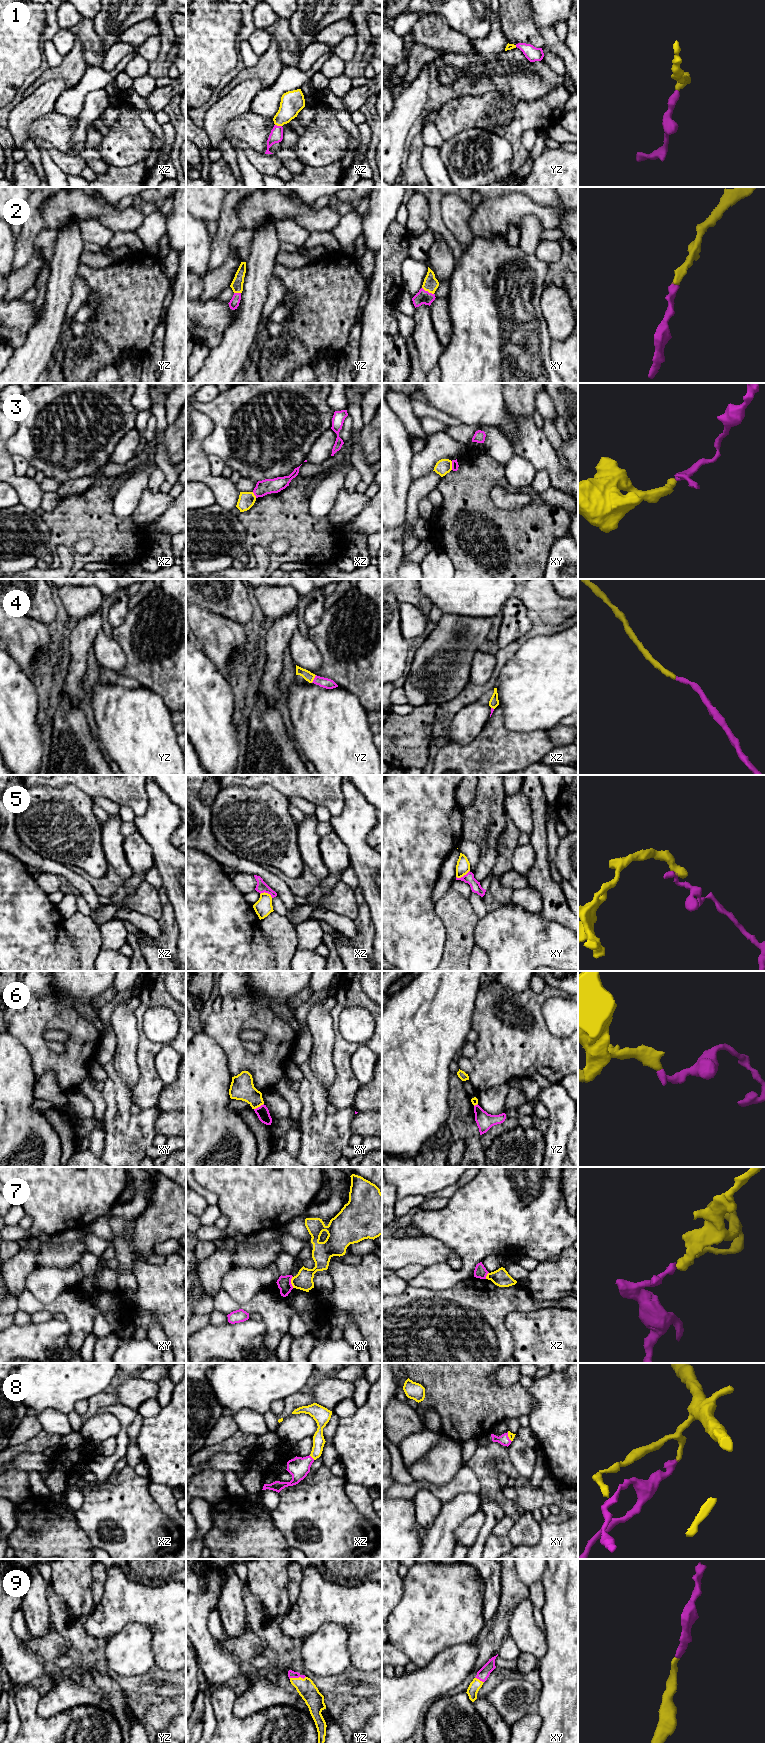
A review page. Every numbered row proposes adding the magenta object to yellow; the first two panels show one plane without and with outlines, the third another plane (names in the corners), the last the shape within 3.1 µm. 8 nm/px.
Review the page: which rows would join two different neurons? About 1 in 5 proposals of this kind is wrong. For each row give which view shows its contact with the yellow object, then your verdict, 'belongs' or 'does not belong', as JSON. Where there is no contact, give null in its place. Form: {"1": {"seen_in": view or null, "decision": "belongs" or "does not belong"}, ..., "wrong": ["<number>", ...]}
{"1": {"seen_in": "xz", "decision": "belongs"}, "2": {"seen_in": "xy", "decision": "belongs"}, "3": {"seen_in": "xy", "decision": "does not belong"}, "4": {"seen_in": "yz", "decision": "belongs"}, "5": {"seen_in": "xy", "decision": "does not belong"}, "6": {"seen_in": "xy", "decision": "does not belong"}, "7": {"seen_in": "xy", "decision": "does not belong"}, "8": {"seen_in": "xz", "decision": "belongs"}, "9": {"seen_in": "yz", "decision": "belongs"}, "wrong": ["3", "5", "6", "7"]}

